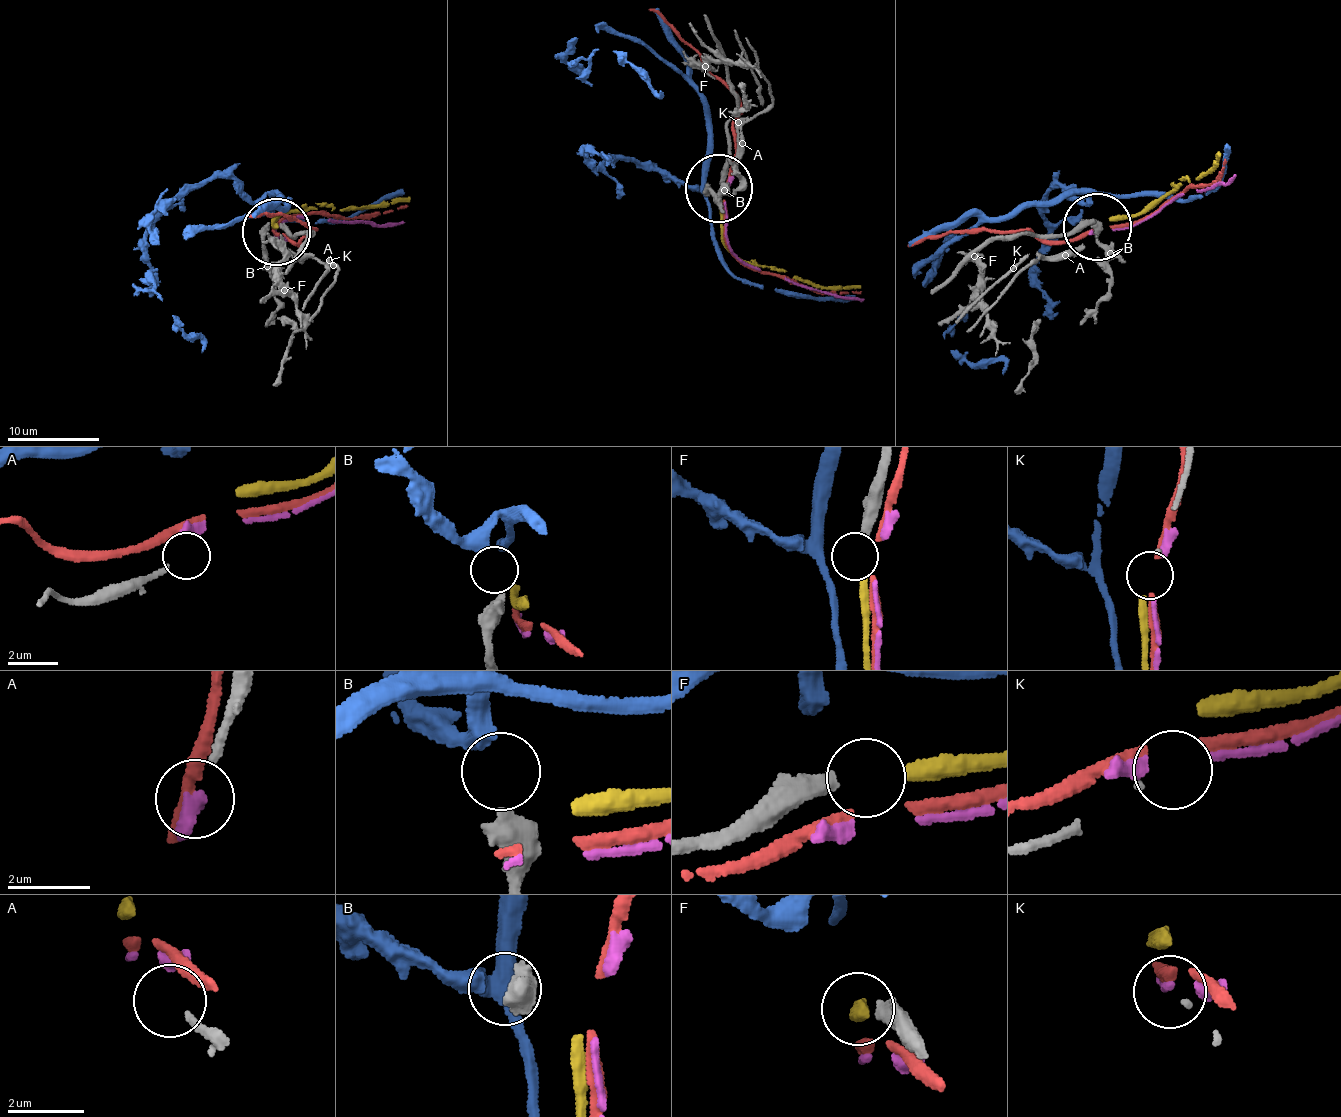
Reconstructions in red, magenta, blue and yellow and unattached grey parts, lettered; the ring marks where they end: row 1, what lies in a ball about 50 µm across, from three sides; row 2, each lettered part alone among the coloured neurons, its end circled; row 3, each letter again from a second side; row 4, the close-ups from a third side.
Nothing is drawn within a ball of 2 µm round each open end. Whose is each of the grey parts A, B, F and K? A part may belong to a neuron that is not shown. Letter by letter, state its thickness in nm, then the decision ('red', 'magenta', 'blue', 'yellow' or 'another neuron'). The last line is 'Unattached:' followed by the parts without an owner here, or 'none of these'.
A: calibre 190 nm; another neuron
B: calibre 550 nm; blue
F: calibre 400 nm; yellow
K: calibre 90 nm; another neuron
Unattached: A, K

